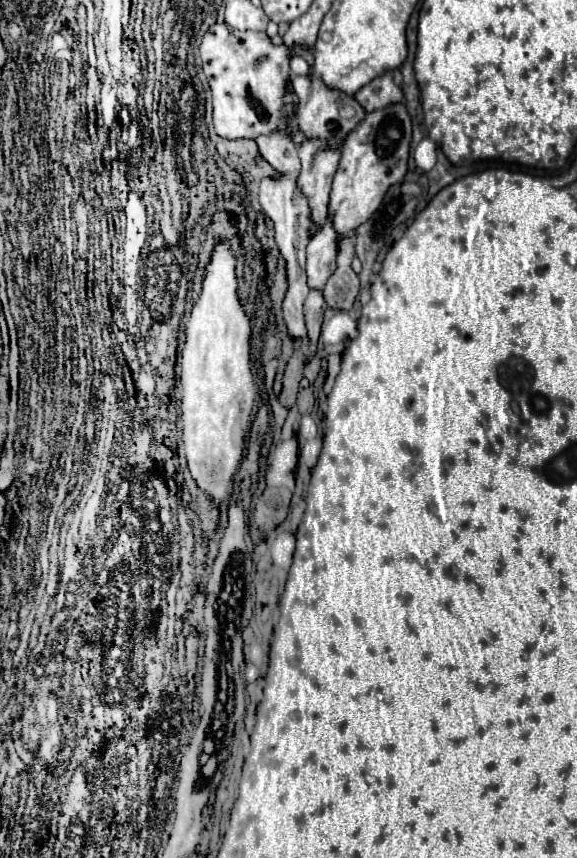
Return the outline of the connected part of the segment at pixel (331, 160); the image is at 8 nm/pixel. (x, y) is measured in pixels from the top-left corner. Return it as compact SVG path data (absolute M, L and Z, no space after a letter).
M306 140L300 146L300 160L302 172L298 176L298 186L310 202L312 220L320 228L328 216L330 188L340 162L340 152L328 152L324 140Z

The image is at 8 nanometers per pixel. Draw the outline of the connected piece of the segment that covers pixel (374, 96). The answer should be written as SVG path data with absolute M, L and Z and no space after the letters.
M386 72L382 76L374 78L364 88L360 88L360 92L356 92L354 98L362 104L362 108L366 112L372 112L372 110L384 108L388 104L400 102L404 98L404 94L402 94L400 86L394 82L394 74Z

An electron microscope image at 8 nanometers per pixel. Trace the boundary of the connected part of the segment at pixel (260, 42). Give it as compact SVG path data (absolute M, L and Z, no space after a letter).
M226 22L212 24L200 44L200 58L202 68L208 78L212 100L214 100L214 128L218 136L228 140L256 140L256 136L268 136L280 128L282 120L281 108L287 104L295 105L297 114L299 100L290 81L290 68L288 68L288 52L284 52L284 44L274 46L266 32L240 32Z

